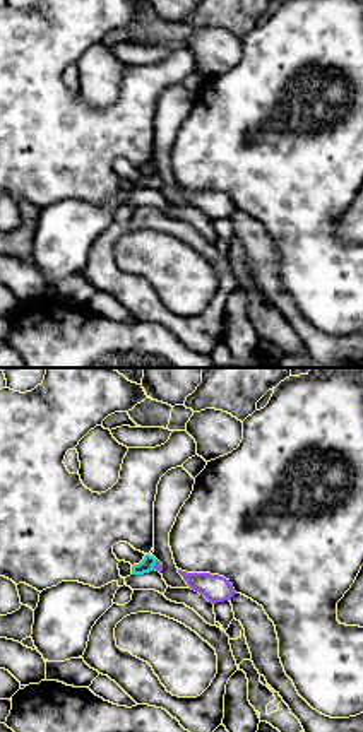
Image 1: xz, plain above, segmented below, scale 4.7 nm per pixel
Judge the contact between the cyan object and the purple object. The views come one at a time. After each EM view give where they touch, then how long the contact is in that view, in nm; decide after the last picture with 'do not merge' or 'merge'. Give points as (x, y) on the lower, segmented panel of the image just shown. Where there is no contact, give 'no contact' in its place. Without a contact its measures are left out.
meets cyan at (154, 563); contact 50 nm long

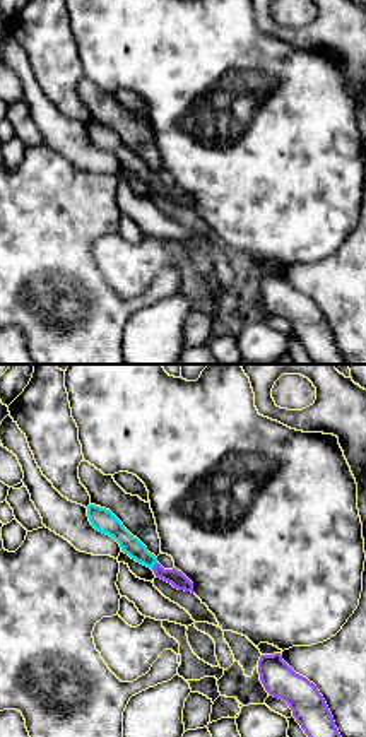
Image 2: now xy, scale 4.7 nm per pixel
meets cyan at (154, 563); contact 50 nm long

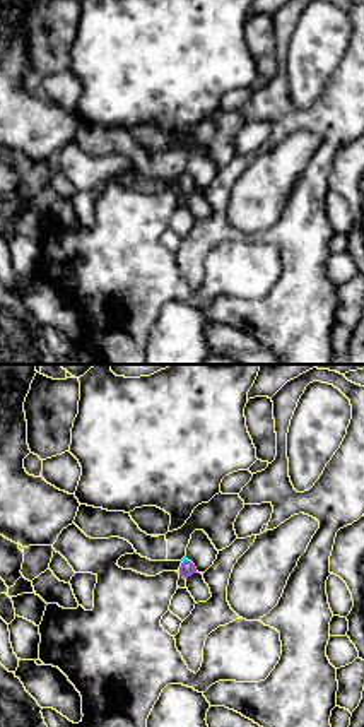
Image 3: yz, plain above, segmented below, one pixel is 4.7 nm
meets cyan at (185, 560); contact 30 nm long

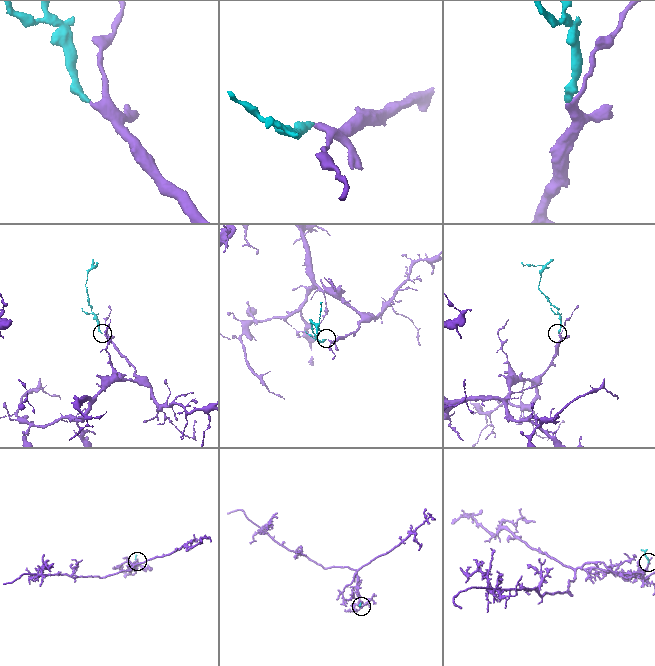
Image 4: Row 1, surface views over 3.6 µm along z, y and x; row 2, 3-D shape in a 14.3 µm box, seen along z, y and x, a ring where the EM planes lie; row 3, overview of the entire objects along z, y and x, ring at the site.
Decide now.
merge

